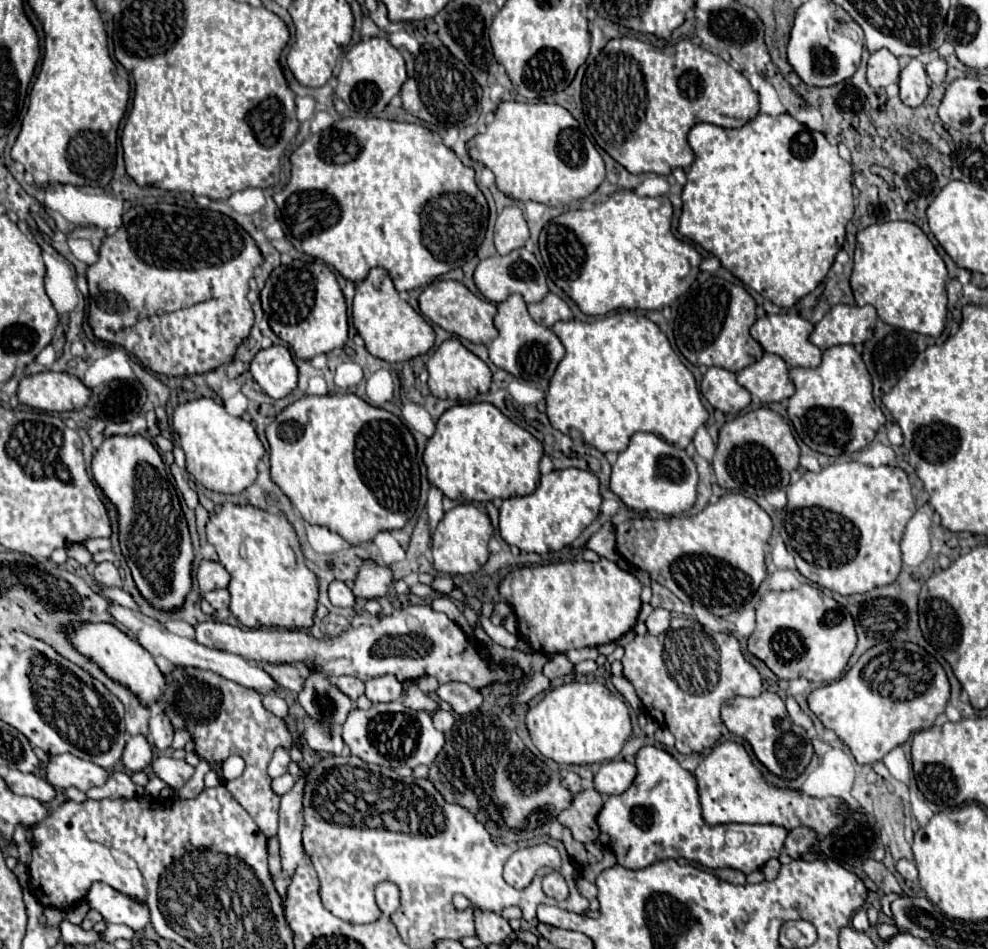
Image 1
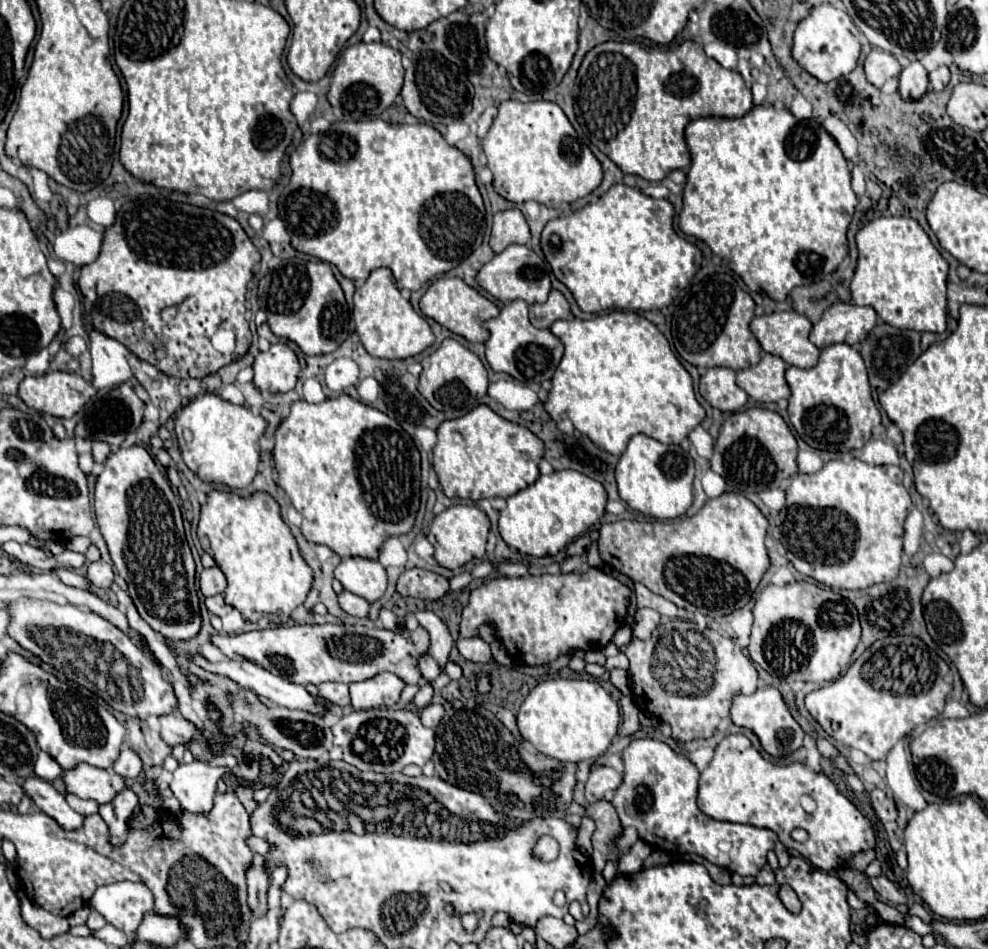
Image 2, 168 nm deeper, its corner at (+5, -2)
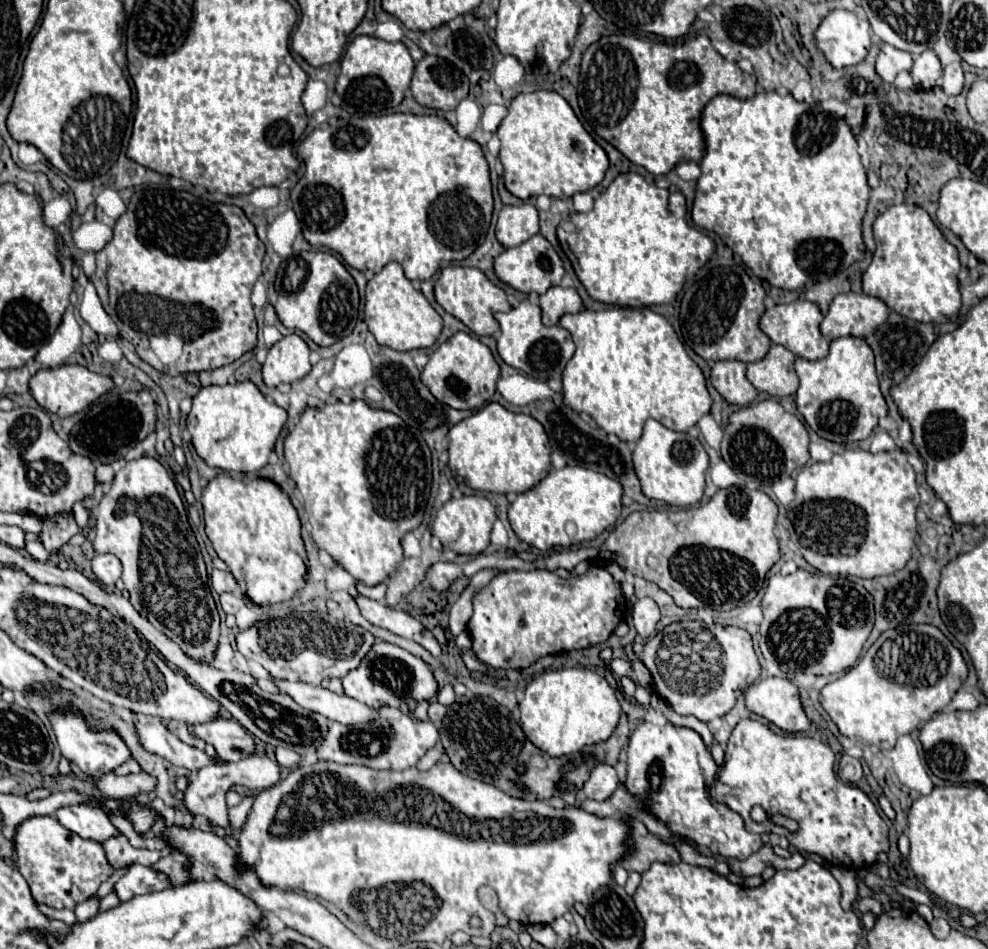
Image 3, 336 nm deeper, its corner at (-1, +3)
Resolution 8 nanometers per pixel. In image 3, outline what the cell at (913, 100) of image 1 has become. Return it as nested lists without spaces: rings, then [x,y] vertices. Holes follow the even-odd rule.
[[[926,50],[926,52],[922,52],[914,60],[914,66],[910,70],[910,76],[912,76],[916,88],[930,90],[930,88],[934,88],[934,86],[940,84],[942,66],[940,66],[940,60],[934,54],[934,50]]]

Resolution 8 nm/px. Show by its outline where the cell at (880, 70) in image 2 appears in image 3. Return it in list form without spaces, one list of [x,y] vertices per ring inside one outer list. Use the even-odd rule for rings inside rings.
[[[882,44],[880,54],[876,58],[876,72],[884,82],[894,82],[898,72],[910,68],[912,68],[912,56],[908,52],[902,52],[890,44]]]

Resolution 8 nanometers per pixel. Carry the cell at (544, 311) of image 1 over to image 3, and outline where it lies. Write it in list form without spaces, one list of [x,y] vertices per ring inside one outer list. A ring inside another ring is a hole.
[[[552,286],[548,288],[546,294],[540,296],[540,308],[542,308],[542,322],[546,326],[554,326],[564,314],[578,312],[582,308],[582,300],[574,288]]]

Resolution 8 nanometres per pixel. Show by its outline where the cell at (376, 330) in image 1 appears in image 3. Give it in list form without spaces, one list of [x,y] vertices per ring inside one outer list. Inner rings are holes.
[[[398,262],[386,264],[378,274],[370,278],[366,286],[366,306],[363,312],[362,320],[366,321],[368,330],[374,334],[376,342],[398,352],[430,348],[442,332],[442,318],[428,304],[422,292],[414,290],[410,280],[406,280],[404,270]]]

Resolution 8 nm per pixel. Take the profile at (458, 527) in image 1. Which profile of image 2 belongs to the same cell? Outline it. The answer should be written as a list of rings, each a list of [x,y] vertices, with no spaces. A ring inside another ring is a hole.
[[[458,504],[438,513],[430,525],[428,541],[434,545],[436,561],[448,569],[460,569],[472,559],[482,559],[486,553],[486,539],[490,531],[490,519],[476,505]]]

